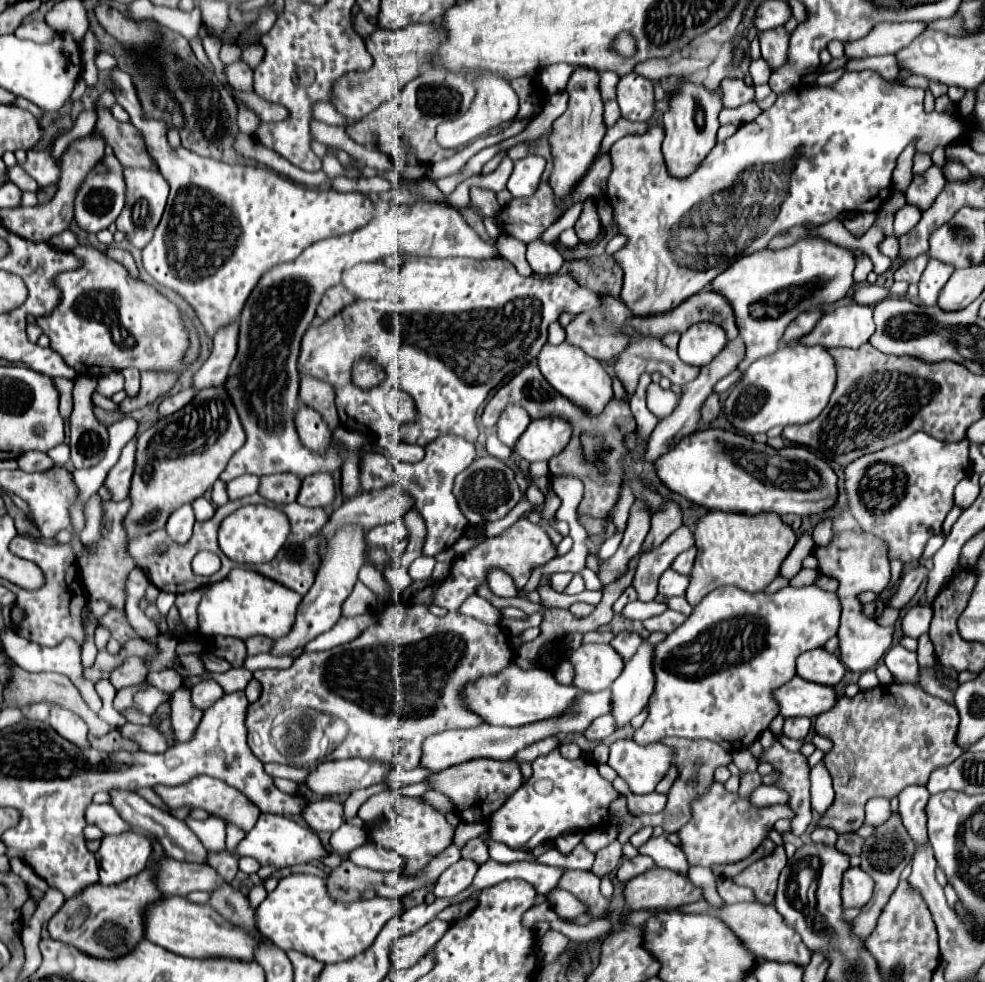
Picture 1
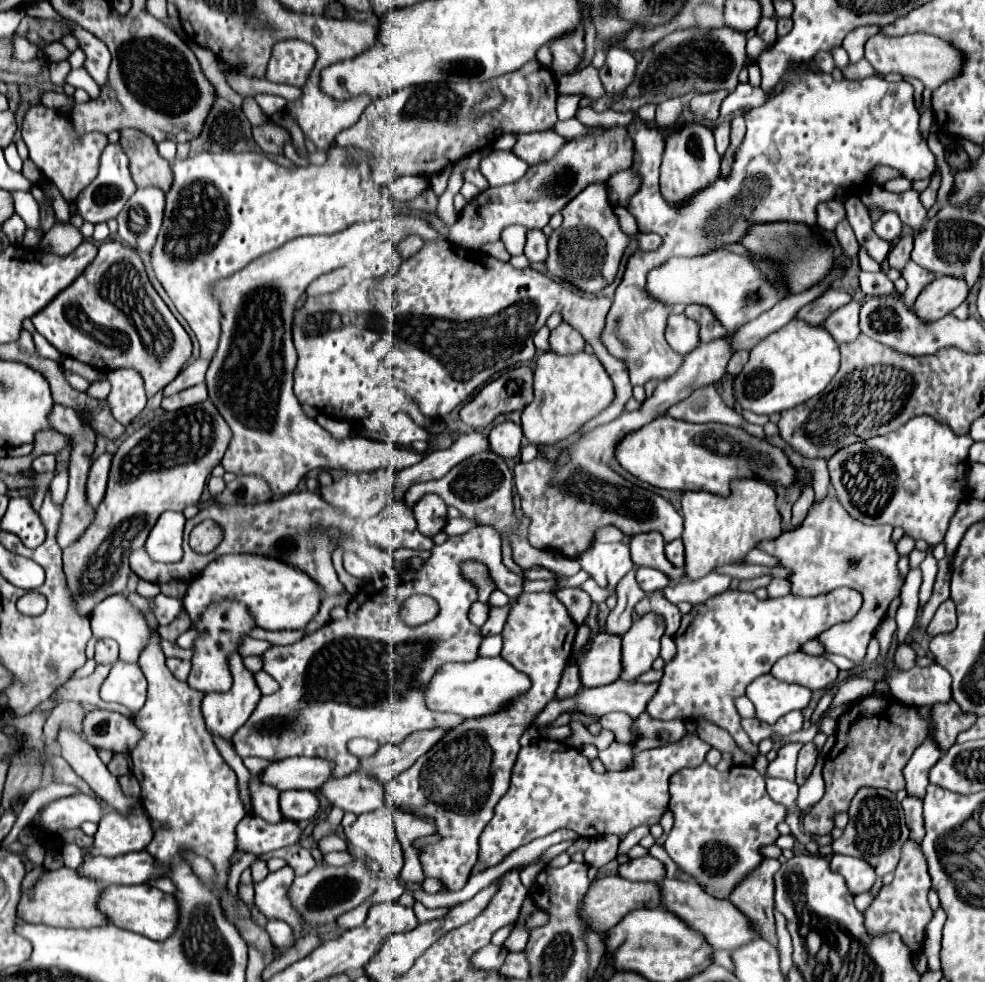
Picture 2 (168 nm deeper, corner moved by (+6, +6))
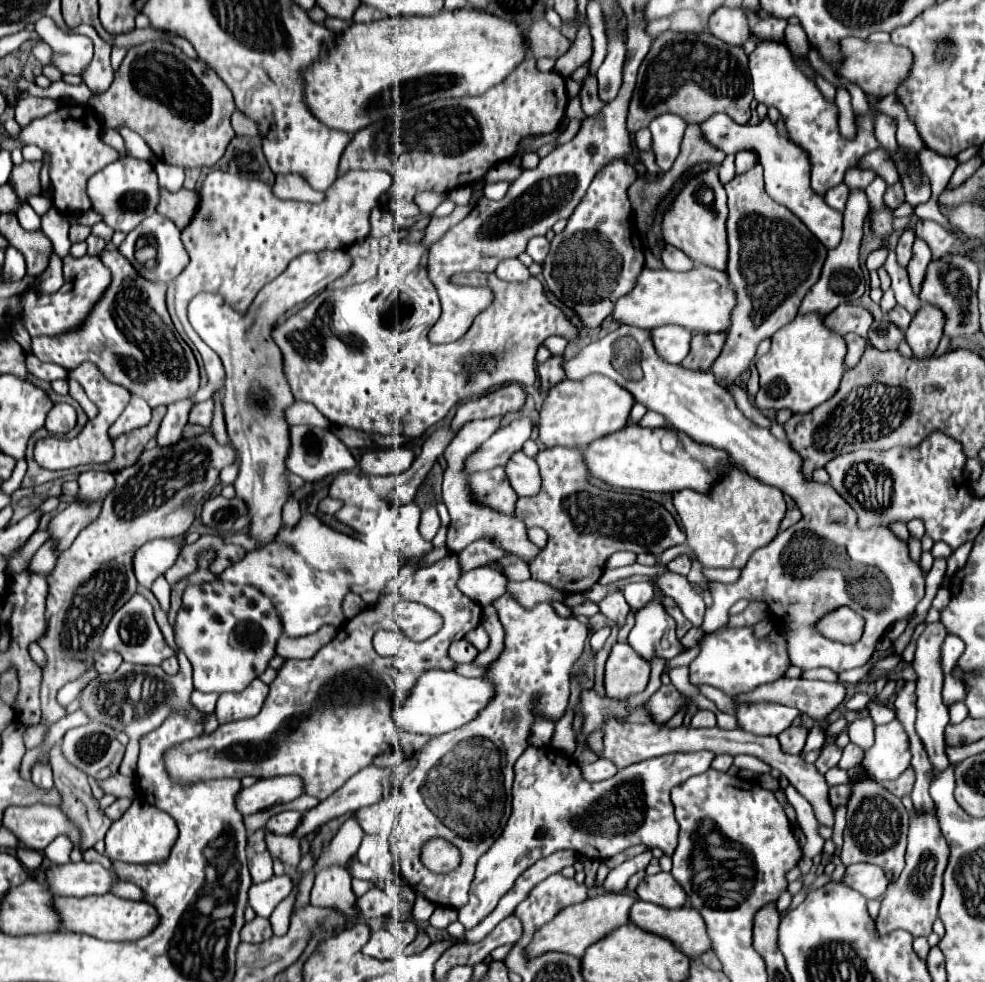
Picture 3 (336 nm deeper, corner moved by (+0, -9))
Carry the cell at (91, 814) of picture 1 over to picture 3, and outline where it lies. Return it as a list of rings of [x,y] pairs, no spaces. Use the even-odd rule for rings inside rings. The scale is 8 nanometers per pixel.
[[[31,805],[31,807],[7,807],[3,811],[3,827],[7,827],[19,841],[23,841],[25,847],[35,851],[43,851],[57,835],[65,833],[73,839],[75,849],[71,853],[73,861],[81,861],[81,851],[77,847],[79,843],[79,831],[69,823],[69,817],[59,809],[59,807],[49,807],[49,805]]]

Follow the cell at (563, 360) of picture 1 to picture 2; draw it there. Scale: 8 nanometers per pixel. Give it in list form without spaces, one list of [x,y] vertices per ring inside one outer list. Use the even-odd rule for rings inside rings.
[[[587,350],[577,354],[543,352],[535,368],[535,400],[523,410],[523,436],[531,444],[555,444],[573,436],[585,422],[603,412],[613,400],[613,384],[599,358]]]

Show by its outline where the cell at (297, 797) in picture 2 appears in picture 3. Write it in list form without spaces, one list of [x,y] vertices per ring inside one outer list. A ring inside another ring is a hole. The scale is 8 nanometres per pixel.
[[[281,811],[281,813],[275,813],[267,821],[265,829],[275,835],[291,835],[297,829],[297,825],[301,823],[301,819],[303,819],[303,813],[299,813],[299,811]]]

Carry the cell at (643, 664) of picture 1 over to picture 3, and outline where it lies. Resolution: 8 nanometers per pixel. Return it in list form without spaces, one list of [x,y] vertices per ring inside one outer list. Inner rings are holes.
[[[651,577],[645,579],[653,585],[655,597],[635,613],[635,627],[629,633],[629,645],[649,661],[653,657],[673,659],[683,651],[683,645],[675,635],[675,621],[663,607],[663,591],[651,581]]]

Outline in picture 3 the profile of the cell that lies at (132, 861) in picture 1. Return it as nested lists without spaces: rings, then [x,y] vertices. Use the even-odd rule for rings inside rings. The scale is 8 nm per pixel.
[[[133,799],[131,807],[121,815],[121,819],[113,821],[111,829],[107,831],[105,845],[107,855],[111,861],[125,861],[125,863],[163,863],[167,861],[175,841],[177,841],[177,823],[155,805],[147,801]]]

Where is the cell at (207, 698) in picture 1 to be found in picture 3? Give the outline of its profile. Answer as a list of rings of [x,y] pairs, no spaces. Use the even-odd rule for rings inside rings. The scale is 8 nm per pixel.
[[[215,579],[201,585],[189,585],[185,589],[181,609],[177,611],[175,617],[173,633],[177,647],[187,655],[187,659],[193,665],[195,689],[205,693],[227,693],[227,691],[239,693],[267,669],[269,661],[275,655],[275,645],[283,635],[283,623],[273,601],[265,597],[257,587]]]

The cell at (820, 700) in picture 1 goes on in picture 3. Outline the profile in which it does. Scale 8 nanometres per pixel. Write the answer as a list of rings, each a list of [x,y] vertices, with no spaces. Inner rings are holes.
[[[745,703],[735,713],[739,727],[755,735],[779,735],[797,715],[797,709],[775,703]]]

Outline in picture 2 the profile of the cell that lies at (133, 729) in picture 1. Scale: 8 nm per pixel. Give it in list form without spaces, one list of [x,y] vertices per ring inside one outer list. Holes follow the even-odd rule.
[[[93,710],[85,716],[83,736],[97,748],[107,748],[111,752],[131,752],[143,738],[143,732],[133,720],[119,712]]]

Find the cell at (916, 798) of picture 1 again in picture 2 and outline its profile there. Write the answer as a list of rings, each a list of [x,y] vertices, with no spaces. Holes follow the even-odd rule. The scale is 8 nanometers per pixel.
[[[925,740],[925,744],[921,744],[915,754],[911,756],[911,760],[907,762],[903,776],[905,776],[905,790],[909,796],[915,798],[923,798],[925,796],[925,788],[929,784],[927,780],[927,772],[933,768],[933,764],[941,758],[941,750],[937,748],[937,744],[933,740]]]

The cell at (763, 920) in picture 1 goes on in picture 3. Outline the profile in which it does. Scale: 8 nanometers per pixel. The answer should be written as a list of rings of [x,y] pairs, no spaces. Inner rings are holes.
[[[637,899],[633,903],[633,907],[629,909],[629,921],[643,931],[649,931],[653,935],[659,935],[659,937],[671,941],[687,957],[699,957],[701,953],[709,951],[709,935],[705,931],[705,923],[693,907],[681,907],[679,911],[665,911],[663,907],[655,907],[653,903],[645,903],[645,901]]]

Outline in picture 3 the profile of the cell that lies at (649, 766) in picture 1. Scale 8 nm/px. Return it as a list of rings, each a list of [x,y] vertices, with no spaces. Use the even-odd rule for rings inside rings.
[[[597,759],[595,763],[579,763],[579,769],[583,779],[587,781],[603,781],[617,773],[617,767],[613,767],[613,763],[609,763],[607,759]]]

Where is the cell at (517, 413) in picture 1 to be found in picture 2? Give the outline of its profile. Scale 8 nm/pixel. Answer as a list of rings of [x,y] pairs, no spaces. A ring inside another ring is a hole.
[[[505,420],[493,426],[493,430],[489,432],[489,444],[493,452],[497,452],[503,458],[517,456],[521,452],[521,442],[523,442],[521,426],[515,424],[513,420]]]

